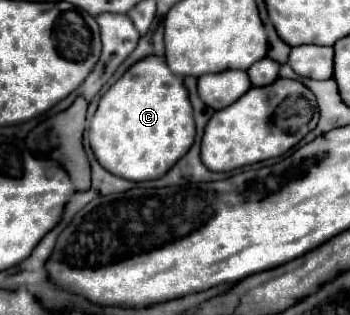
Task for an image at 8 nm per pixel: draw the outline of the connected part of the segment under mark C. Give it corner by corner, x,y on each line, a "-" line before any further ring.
158,55
136,61
104,93
88,133
90,147
102,167
130,181
150,181
166,175
188,153
194,137
196,125
184,77
174,75
166,59

